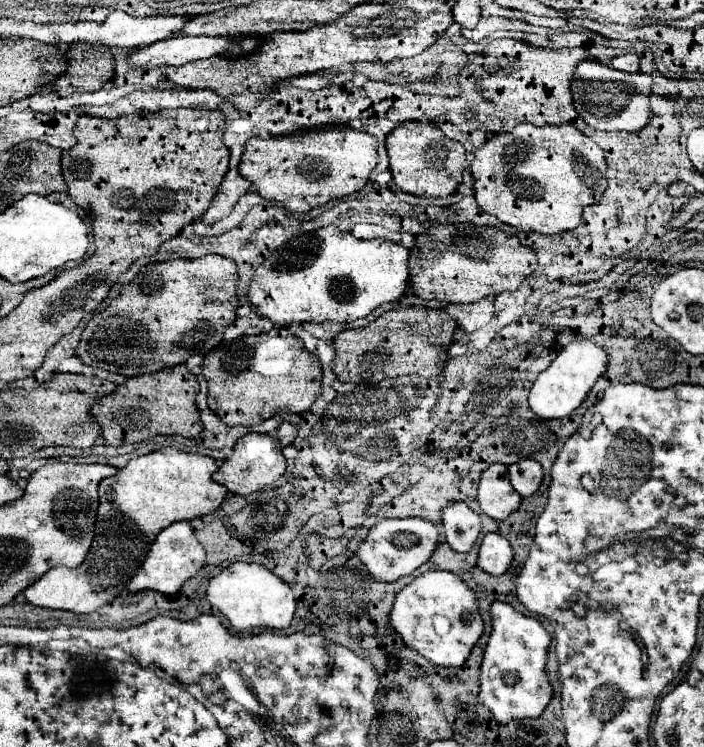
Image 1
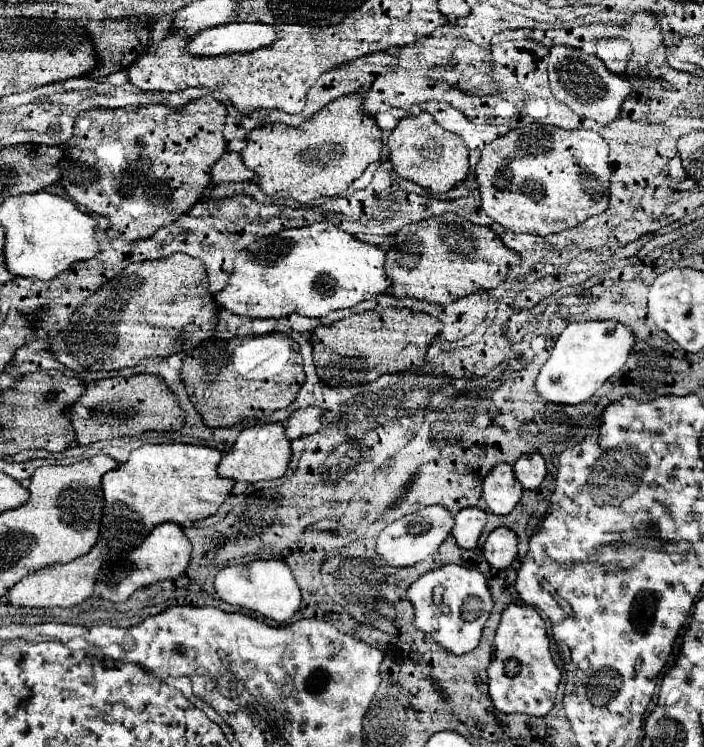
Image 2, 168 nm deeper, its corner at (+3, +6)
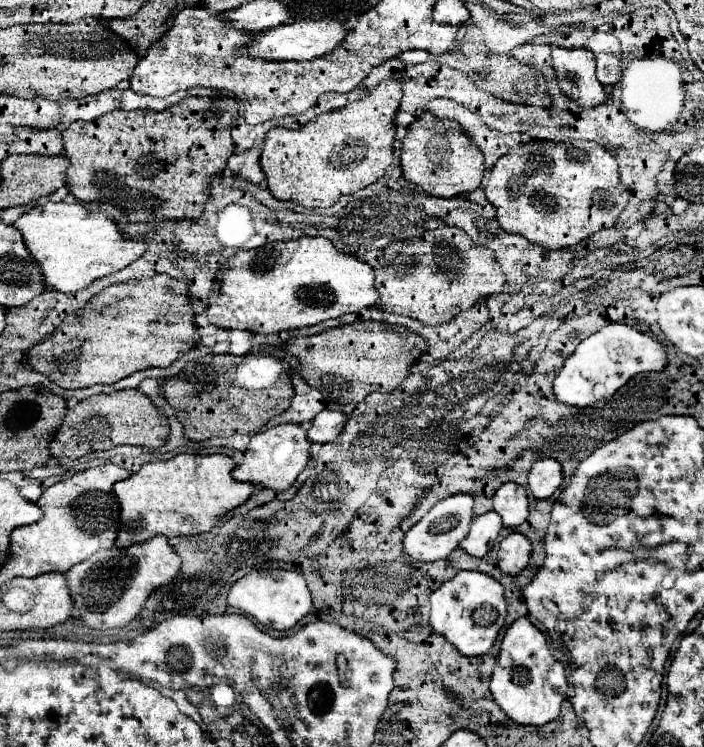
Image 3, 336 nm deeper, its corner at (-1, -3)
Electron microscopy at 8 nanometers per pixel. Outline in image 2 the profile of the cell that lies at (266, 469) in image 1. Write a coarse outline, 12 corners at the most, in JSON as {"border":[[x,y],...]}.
{"border":[[281,423],[247,427],[219,475],[279,479],[291,461]]}

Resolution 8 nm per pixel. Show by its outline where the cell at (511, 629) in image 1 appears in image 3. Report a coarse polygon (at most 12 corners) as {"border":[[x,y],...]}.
{"border":[[529,618],[501,640],[491,694],[517,724],[543,726],[567,698],[563,664]]}

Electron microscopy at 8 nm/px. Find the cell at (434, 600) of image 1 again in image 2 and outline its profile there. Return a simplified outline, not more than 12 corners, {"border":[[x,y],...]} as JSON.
{"border":[[445,565],[407,589],[415,627],[455,655],[493,609],[483,573]]}

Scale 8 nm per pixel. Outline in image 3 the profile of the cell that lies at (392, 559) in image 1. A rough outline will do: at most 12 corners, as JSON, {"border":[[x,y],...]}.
{"border":[[473,496],[439,500],[405,536],[411,560],[447,558],[469,534]]}

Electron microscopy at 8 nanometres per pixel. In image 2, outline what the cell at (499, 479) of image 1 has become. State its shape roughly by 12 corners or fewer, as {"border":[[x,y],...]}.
{"border":[[495,465],[483,479],[489,511],[507,515],[523,487],[511,465]]}

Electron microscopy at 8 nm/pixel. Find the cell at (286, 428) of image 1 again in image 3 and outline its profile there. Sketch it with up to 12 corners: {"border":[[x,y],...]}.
{"border":[[323,410],[311,422],[309,440],[333,442],[347,424],[343,412]]}

